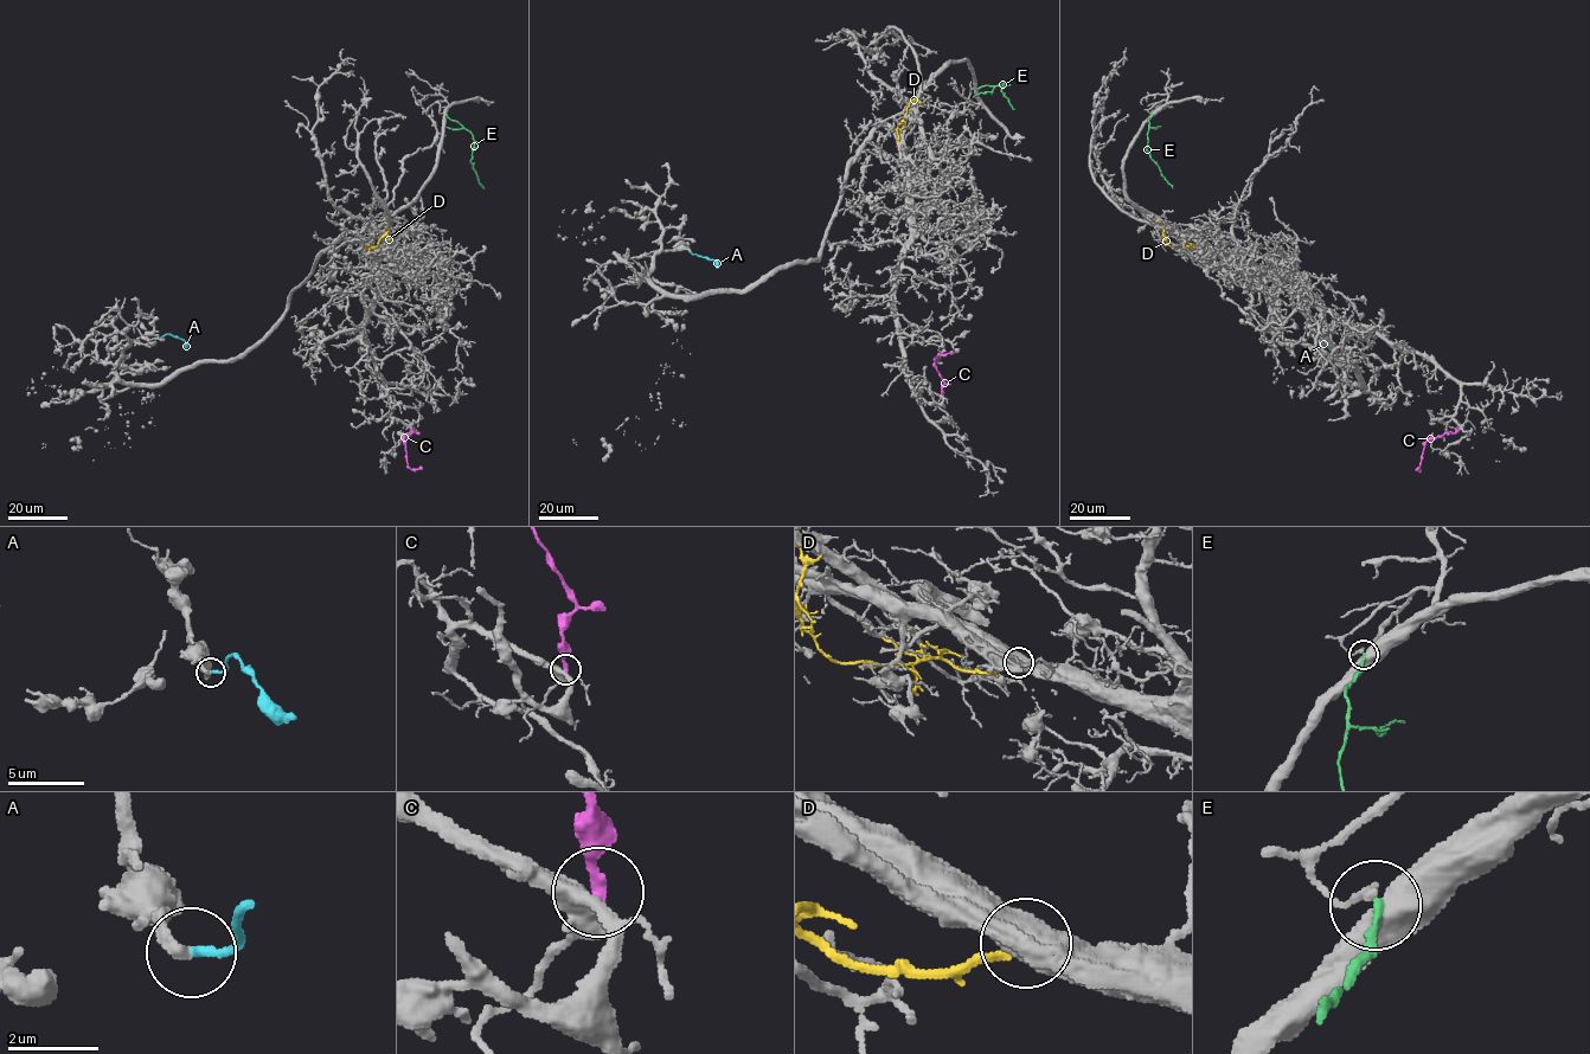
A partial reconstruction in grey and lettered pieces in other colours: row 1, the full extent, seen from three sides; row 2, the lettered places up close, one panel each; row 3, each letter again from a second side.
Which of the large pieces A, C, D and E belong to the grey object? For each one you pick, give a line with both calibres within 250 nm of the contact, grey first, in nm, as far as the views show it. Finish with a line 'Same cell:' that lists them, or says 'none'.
A: calibres 400 and 220 nm
Same cell: A

